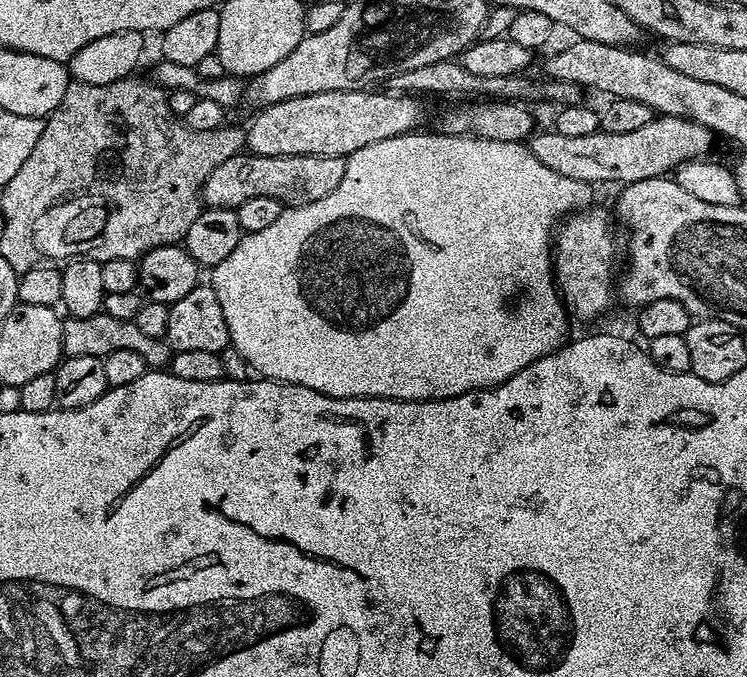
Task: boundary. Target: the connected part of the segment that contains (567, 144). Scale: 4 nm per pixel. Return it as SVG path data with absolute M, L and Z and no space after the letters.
M657 115L639 130L630 130L630 134L610 134L597 131L594 134L582 134L582 138L566 138L555 130L537 131L527 141L528 148L542 162L550 166L557 174L566 174L566 178L578 178L590 186L596 184L633 184L646 178L668 176L687 160L699 160L709 155L714 134L706 126L695 124L682 118Z

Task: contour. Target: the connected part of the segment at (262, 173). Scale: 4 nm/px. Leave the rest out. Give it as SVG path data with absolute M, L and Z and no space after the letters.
M241 154L234 158L226 158L222 166L206 178L202 200L210 208L231 208L236 209L242 206L242 202L248 201L249 198L259 198L261 194L265 198L278 198L289 209L296 209L298 206L307 204L319 204L322 198L330 194L338 186L338 182L344 180L346 166L349 161L343 156L315 156L314 154L290 154L289 156L254 156L251 154Z

